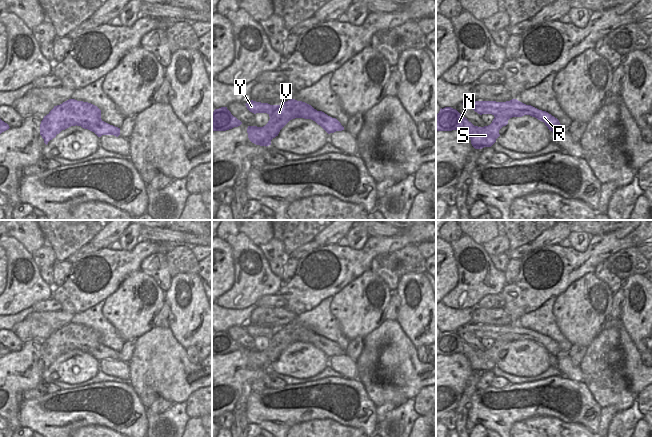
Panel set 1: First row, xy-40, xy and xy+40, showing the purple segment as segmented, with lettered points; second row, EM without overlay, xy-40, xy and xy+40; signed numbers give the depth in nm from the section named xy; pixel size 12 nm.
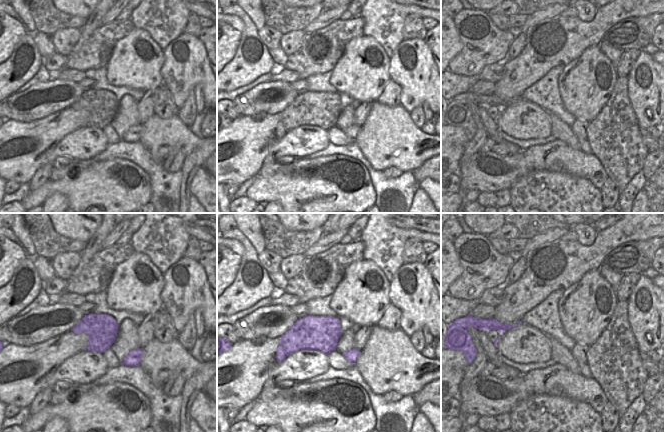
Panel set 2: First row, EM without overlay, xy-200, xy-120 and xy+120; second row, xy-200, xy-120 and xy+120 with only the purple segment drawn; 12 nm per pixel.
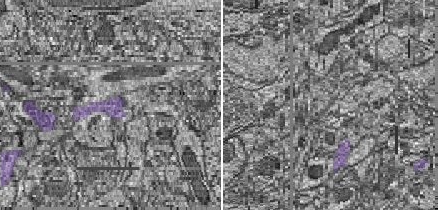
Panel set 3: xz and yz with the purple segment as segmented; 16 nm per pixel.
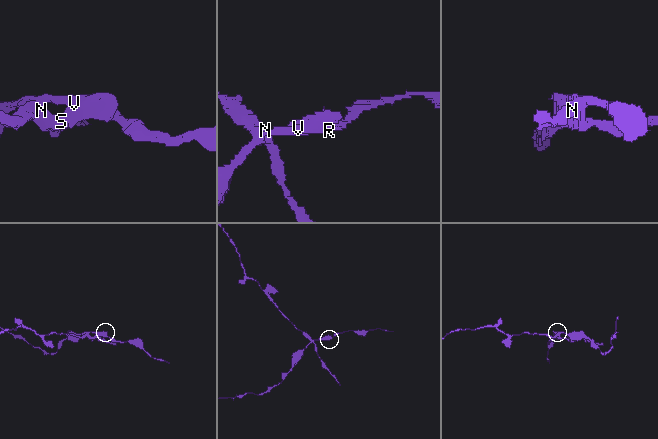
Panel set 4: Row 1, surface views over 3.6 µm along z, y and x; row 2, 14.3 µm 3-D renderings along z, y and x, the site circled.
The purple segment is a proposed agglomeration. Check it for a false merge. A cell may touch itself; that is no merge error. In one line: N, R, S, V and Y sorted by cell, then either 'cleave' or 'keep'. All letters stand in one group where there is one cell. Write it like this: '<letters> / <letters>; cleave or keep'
N S / R V Y; cleave

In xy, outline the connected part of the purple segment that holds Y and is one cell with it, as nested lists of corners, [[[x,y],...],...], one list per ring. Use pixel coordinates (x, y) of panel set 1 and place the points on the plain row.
[[[290,323],[280,329],[270,329],[251,324],[245,329],[254,338],[267,337],[275,346],[275,349],[267,357],[271,364],[278,360],[280,354],[290,344],[295,342],[311,343],[320,349],[328,358],[344,354],[344,351],[336,342],[332,342],[322,335],[317,335],[311,329],[295,323]]]

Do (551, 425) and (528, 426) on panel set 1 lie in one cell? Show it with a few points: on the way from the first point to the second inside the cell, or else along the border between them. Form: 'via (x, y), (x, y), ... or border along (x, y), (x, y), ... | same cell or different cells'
via (545, 426), (534, 426) | same cell

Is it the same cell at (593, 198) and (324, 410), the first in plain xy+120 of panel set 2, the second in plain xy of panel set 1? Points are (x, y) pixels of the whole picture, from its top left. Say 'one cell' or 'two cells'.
two cells

